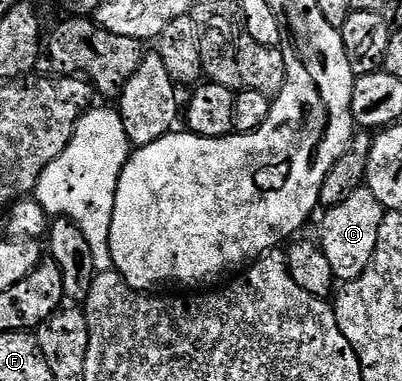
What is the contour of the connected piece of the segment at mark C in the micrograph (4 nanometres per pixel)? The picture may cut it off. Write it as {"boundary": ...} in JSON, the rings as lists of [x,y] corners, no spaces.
{"boundary":[[[366,186],[358,188],[341,206],[333,206],[322,213],[323,225],[319,228],[321,247],[332,266],[336,281],[350,282],[356,280],[369,266],[373,254],[377,250],[377,234],[381,230],[381,222],[385,209]]]}

